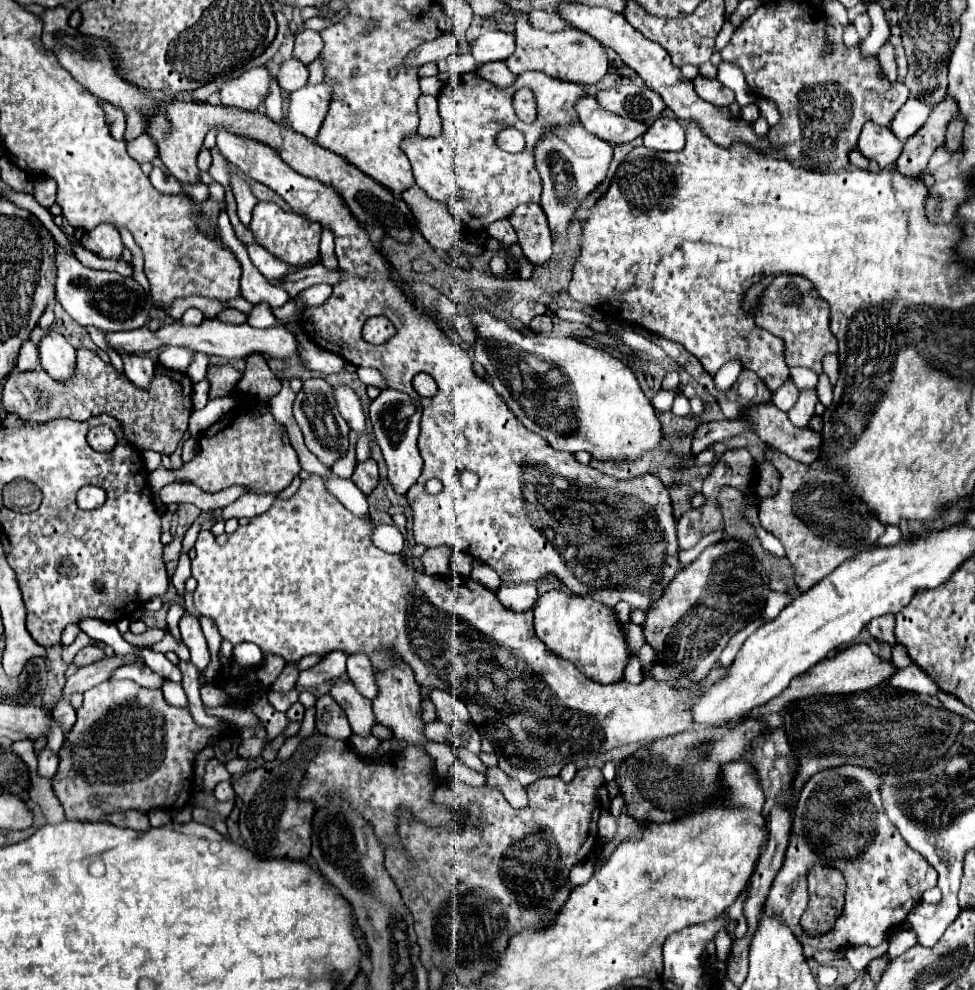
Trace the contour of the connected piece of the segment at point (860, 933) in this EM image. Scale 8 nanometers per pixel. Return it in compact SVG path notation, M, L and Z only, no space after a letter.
M838 766L814 774L800 790L790 846L770 888L764 908L766 916L778 914L790 928L802 928L800 916L808 906L806 876L812 866L837 868L846 880L846 904L834 928L824 936L800 934L806 958L812 958L816 950L838 950L846 946L848 940L850 946L878 946L890 930L906 920L922 894L936 886L938 876L932 864L904 842L896 826L884 814L880 786L882 776L870 768Z

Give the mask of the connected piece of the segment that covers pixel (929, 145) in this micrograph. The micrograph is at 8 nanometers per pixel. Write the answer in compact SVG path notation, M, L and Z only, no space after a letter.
M948 96L944 102L940 102L930 112L924 128L920 128L920 132L916 132L914 136L910 136L904 142L904 150L902 150L900 158L896 160L894 170L908 178L920 178L932 152L942 146L946 126L956 114L958 114L958 106L956 106L954 98Z

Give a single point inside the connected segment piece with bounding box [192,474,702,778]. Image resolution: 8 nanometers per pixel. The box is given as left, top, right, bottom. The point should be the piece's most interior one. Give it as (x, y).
(304, 578)

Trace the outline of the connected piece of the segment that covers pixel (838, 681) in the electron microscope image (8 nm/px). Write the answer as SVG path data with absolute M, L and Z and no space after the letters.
M848 644L844 648L840 648L840 652L836 654L836 658L826 658L820 664L816 664L814 668L810 668L808 672L804 672L802 676L794 678L792 684L782 692L782 696L776 696L772 702L768 702L766 706L754 708L752 710L752 718L762 718L770 712L782 712L782 708L788 708L790 702L812 696L812 694L850 694L850 692L862 692L862 690L872 690L880 684L886 684L894 674L896 674L896 664L892 660L882 660L880 656L876 656L868 644Z

